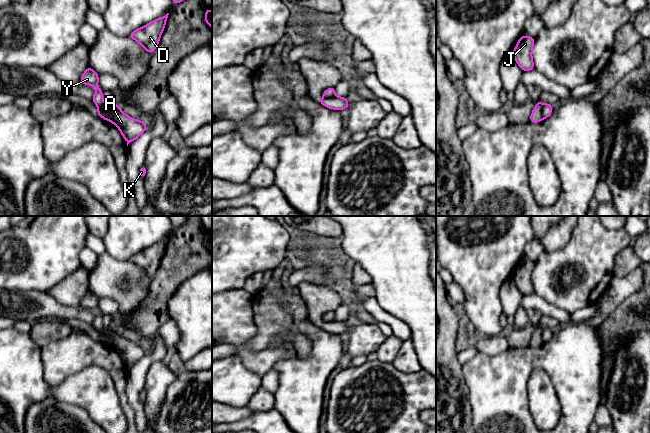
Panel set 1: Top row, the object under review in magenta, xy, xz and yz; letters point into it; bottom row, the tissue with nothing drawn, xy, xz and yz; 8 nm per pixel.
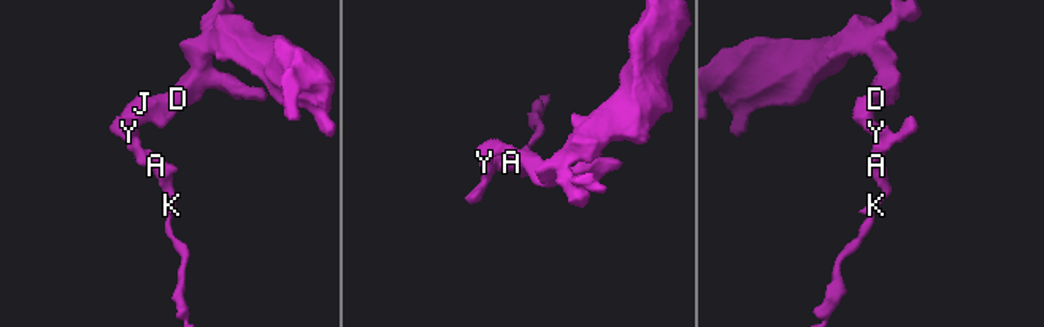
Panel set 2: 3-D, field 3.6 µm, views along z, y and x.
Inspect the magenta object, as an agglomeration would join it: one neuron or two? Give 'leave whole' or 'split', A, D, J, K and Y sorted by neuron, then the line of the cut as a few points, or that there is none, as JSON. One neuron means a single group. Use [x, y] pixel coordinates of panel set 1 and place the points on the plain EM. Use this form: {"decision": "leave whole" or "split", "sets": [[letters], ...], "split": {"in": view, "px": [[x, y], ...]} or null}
{"decision": "split", "sets": [["A", "K"], ["D", "J", "Y"]], "split": {"in": "yz", "px": [[544, 328], [542, 331], [542, 342]]}}

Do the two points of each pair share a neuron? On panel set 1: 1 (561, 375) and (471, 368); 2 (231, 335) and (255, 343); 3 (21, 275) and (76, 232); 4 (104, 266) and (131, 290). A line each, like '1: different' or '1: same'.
1: same
2: different
3: same
4: same

